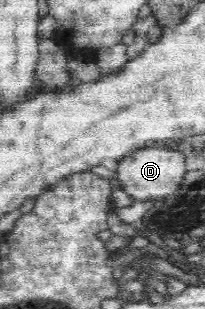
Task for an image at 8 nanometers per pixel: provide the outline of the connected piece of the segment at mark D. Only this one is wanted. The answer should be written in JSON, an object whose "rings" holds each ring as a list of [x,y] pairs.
{"rings":[[[142,148],[118,161],[118,184],[134,200],[161,201],[172,196],[184,180],[184,155],[169,148]]]}

